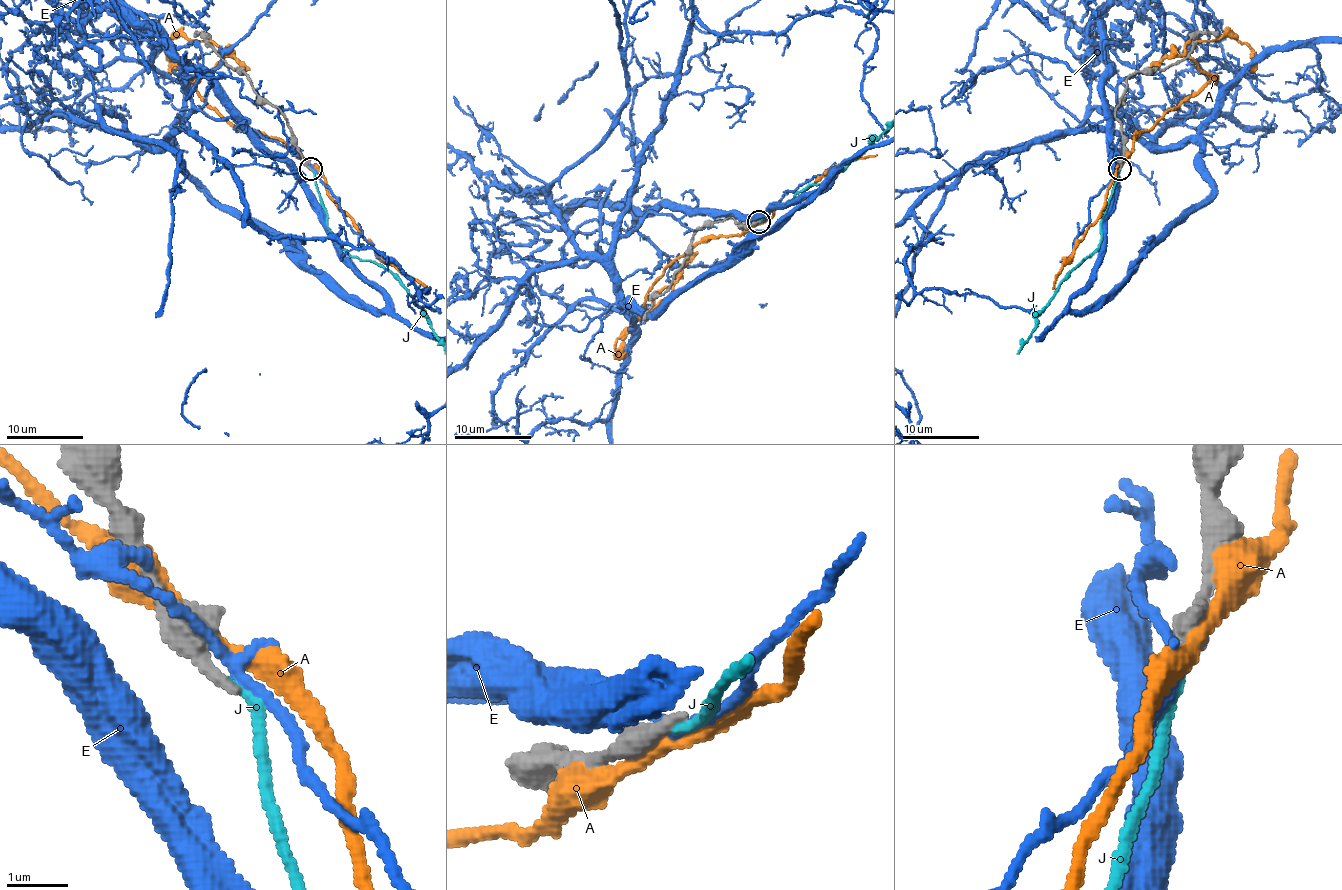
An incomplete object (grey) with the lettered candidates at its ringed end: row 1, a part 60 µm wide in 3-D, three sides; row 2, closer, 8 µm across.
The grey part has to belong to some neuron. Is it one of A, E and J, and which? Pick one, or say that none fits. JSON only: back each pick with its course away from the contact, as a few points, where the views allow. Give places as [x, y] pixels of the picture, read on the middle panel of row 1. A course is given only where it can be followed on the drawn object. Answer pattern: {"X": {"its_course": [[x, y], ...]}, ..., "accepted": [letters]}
{"accepted": ["J"]}

